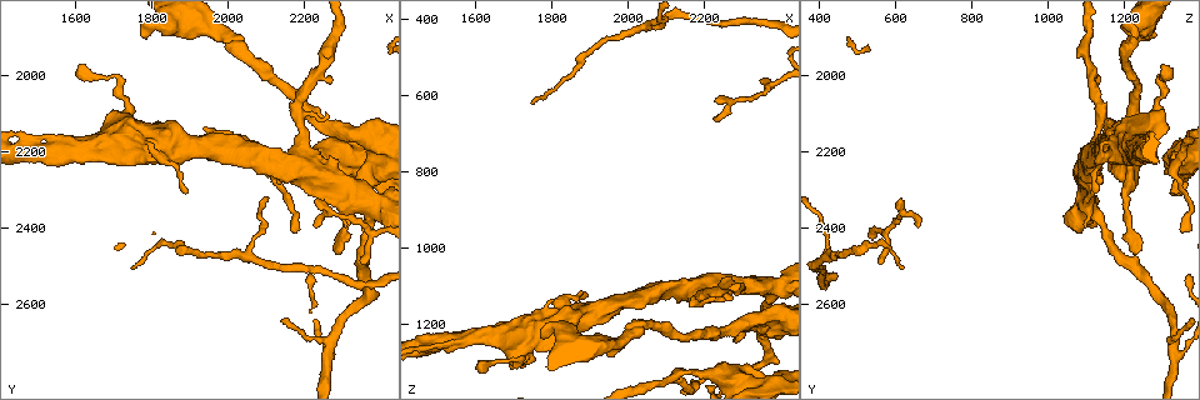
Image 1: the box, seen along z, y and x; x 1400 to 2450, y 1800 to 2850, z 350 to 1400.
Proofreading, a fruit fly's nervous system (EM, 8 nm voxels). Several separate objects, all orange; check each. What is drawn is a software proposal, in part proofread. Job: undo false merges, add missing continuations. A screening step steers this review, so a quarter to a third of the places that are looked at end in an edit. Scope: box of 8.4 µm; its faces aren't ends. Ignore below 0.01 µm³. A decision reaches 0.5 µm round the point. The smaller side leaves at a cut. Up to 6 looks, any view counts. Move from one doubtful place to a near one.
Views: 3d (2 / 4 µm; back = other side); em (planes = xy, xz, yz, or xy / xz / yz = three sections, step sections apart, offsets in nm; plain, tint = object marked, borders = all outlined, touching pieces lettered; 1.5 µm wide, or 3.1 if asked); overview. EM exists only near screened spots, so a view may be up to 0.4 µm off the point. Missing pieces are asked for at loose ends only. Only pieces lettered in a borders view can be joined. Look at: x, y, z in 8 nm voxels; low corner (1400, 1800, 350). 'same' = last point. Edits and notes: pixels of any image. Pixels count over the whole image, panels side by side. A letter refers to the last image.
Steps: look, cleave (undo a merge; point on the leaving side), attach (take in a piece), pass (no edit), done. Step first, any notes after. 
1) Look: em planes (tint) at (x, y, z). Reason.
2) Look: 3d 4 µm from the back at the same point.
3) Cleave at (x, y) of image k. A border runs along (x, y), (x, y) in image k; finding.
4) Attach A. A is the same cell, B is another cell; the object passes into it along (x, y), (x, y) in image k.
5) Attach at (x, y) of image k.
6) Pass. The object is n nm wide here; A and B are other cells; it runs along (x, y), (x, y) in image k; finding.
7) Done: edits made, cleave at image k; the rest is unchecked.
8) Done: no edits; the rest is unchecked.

Look: 3d 2 µm at (2230, 2390, 665). Tapers out.

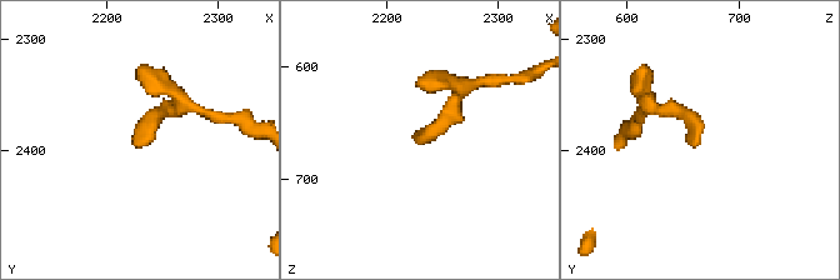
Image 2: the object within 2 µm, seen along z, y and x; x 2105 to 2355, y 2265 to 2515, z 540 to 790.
Look: em planes (borders) at (2224, 2388, 664).

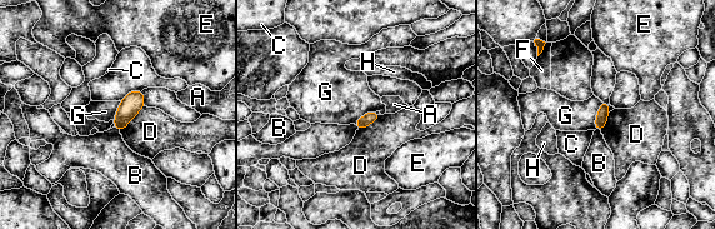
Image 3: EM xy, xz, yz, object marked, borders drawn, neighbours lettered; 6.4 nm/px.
Pass. The object is 70 nm wide here; A, B, C, D, E, F, G and H are other cells; a border runs along (601, 101), (594, 129) in image 3; no lettered piece goes on from it.

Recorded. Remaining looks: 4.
Look: em planes (borders) at (1770, 1900, 1230). Thick end.

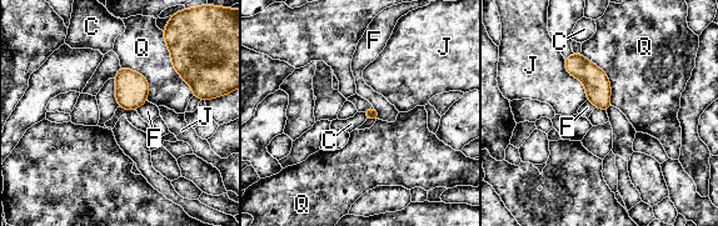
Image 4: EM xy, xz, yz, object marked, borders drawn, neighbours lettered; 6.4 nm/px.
Pass. C, F, J and Q are other cells; a border runs along (362, 112), (368, 117) in image 4; no lettered piece goes on from it.

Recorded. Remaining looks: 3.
Look: em planes (borders) at (2170, 2220, 1320). Three-way junction.

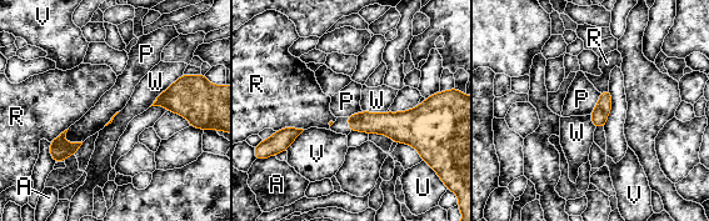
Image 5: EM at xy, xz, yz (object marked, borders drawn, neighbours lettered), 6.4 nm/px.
Pass. A, P, R, U, V and W are other cells; a border runs along (83, 141), (63, 144) in image 5; one cell here.

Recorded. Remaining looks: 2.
Done: no edits; the rest is unchecked.

